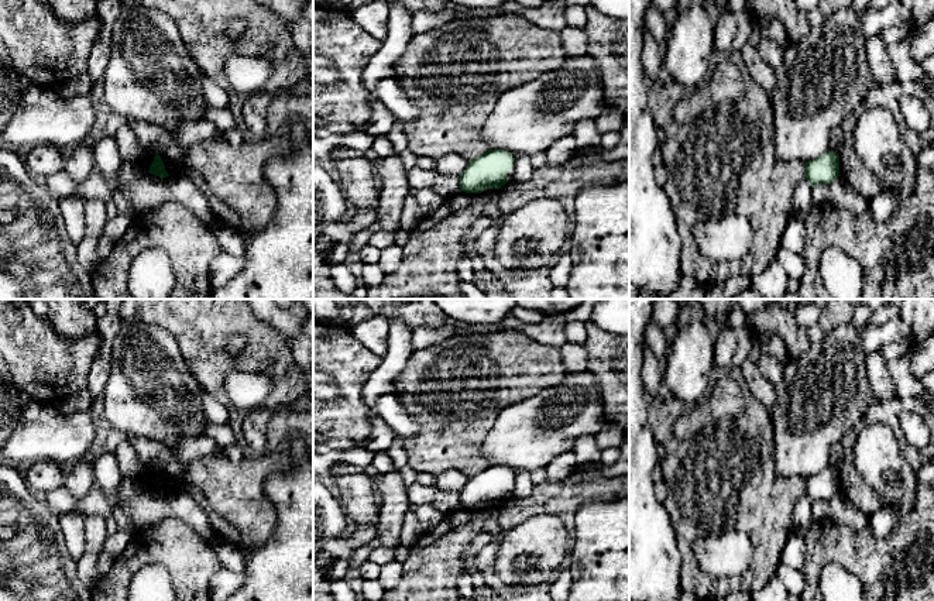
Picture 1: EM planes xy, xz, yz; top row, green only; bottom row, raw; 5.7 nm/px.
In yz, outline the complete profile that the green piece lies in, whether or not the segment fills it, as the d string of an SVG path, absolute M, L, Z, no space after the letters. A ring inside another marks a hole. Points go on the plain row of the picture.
M828 467L818 474L806 478L804 494L810 501L830 501L839 491L839 471L837 468Z

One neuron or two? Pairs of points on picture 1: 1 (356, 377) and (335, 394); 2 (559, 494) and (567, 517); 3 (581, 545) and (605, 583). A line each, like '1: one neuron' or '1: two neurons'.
1: two neurons
2: one neuron
3: one neuron

